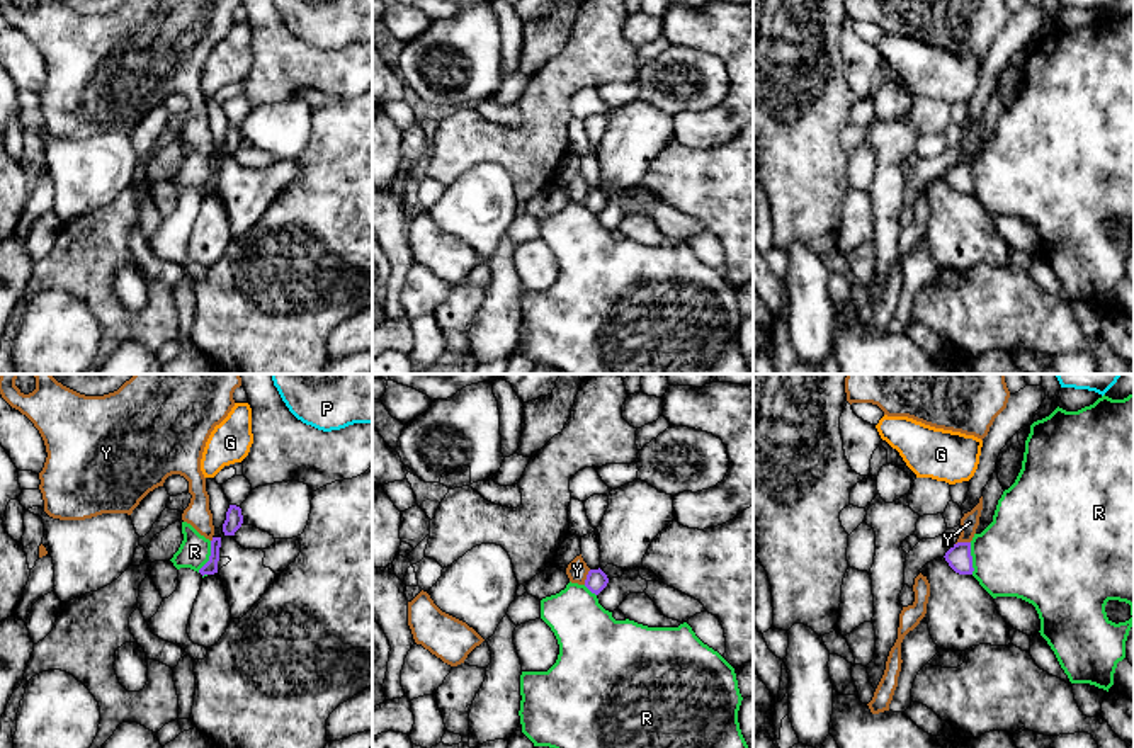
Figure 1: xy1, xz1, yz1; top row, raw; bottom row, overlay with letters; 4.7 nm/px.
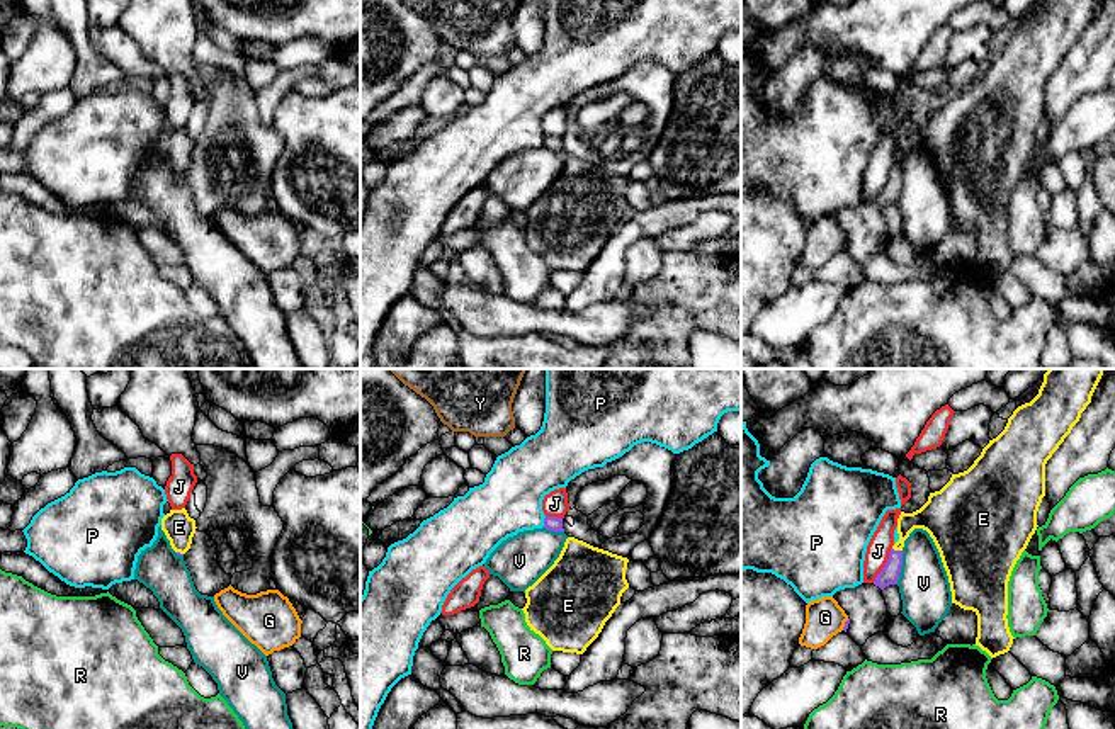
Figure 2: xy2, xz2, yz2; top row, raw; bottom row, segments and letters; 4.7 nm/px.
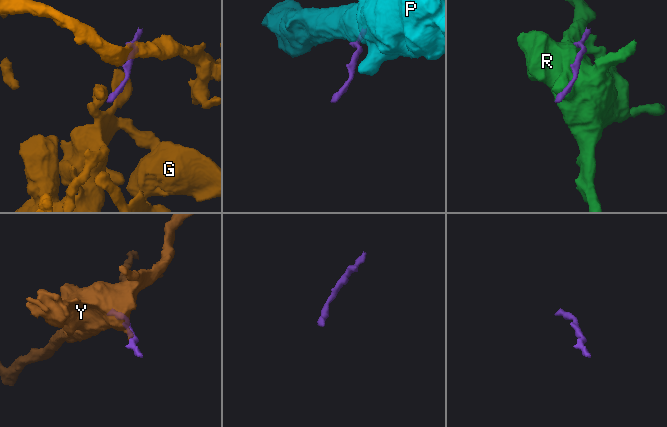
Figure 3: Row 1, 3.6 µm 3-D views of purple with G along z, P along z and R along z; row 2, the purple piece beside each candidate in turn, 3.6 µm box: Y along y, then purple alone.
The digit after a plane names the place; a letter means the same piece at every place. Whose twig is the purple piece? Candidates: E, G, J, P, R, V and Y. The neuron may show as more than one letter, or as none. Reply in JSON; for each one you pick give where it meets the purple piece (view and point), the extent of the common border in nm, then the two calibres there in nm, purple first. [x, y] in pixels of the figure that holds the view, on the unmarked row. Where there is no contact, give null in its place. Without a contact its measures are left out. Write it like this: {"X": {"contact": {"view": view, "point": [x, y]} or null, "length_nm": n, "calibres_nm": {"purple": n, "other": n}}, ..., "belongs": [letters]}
{"E": {"contact": {"view": "yz2", "point": [898, 170]}, "length_nm": 50, "calibres_nm": {"purple": 90, "other": 180}}, "belongs": ["E"]}

